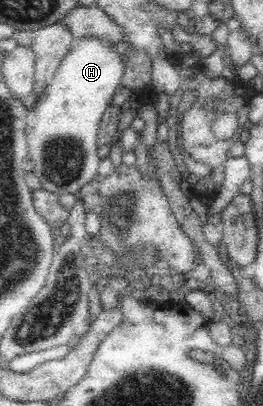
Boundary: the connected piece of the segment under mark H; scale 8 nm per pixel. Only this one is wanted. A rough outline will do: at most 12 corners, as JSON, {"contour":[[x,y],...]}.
{"contour":[[77,40],[28,110],[41,189],[75,194],[98,174],[99,124],[123,64]]}

